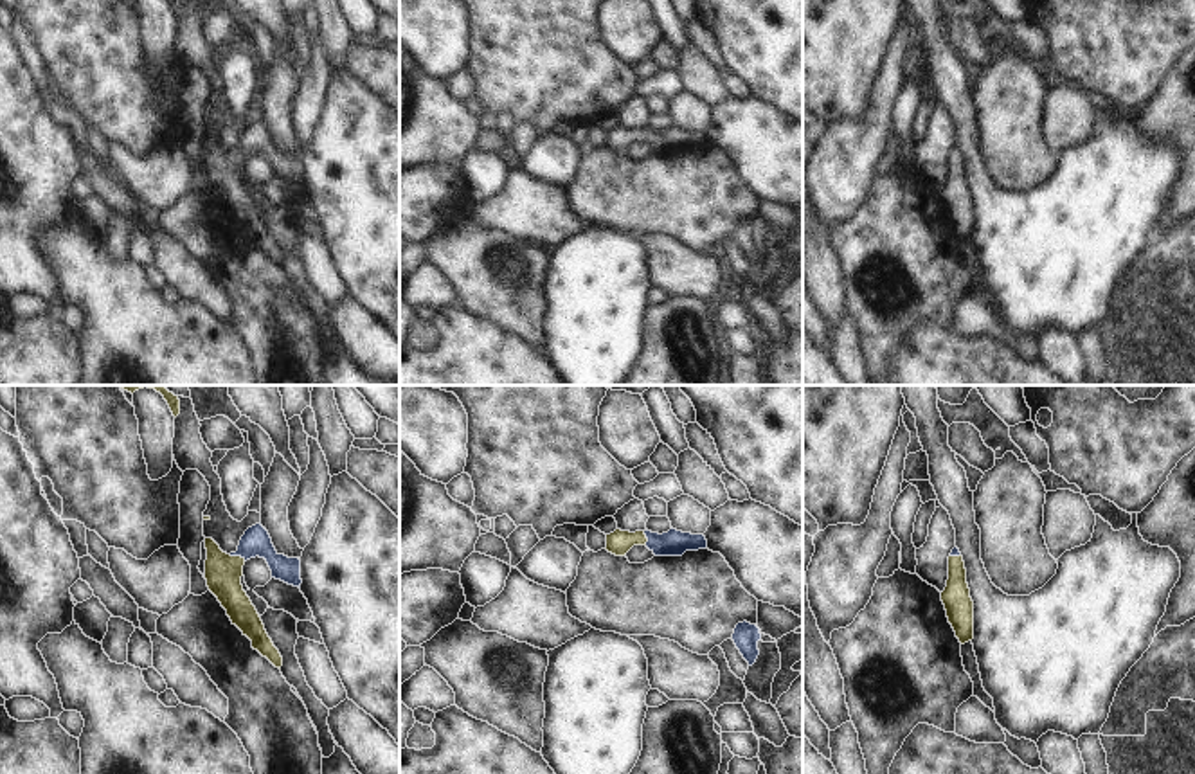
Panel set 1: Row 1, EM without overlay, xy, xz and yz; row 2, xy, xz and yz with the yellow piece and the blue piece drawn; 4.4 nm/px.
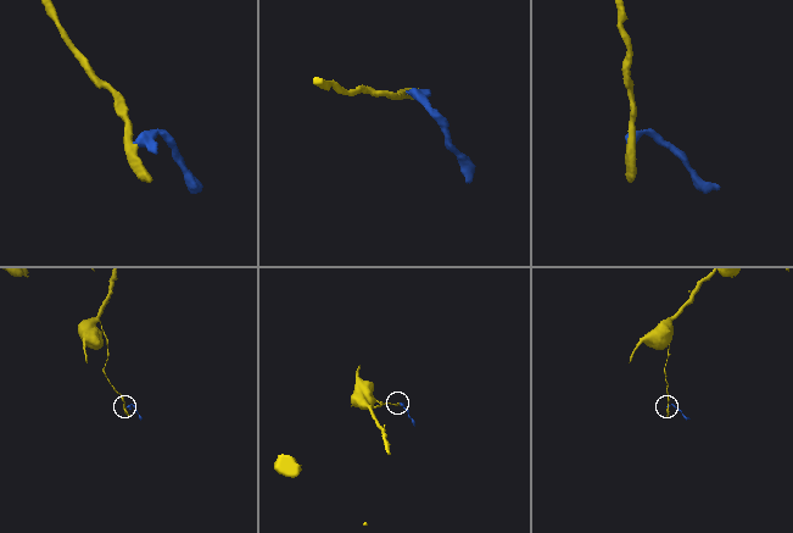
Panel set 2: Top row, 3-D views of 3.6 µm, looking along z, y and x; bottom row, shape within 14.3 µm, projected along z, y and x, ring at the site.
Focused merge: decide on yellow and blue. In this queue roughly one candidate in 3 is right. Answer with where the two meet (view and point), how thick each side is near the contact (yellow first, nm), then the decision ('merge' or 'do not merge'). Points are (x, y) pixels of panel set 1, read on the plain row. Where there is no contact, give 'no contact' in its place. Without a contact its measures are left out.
meets yellow in xy at (238, 153); 160 nm thick on the yellow side, 130 nm on the other; merge

